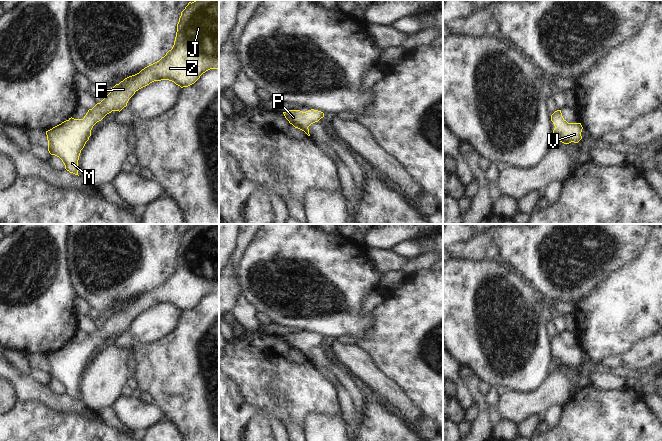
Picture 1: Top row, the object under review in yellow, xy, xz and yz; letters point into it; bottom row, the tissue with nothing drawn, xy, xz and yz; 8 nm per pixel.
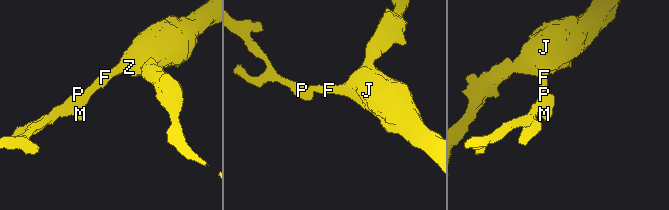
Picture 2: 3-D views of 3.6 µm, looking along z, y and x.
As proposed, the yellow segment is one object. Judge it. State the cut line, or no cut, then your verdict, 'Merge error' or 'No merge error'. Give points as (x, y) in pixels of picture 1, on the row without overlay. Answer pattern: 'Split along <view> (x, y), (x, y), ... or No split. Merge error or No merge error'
No split. No merge error.

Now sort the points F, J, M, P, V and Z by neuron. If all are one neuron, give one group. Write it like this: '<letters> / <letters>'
F J M P V Z

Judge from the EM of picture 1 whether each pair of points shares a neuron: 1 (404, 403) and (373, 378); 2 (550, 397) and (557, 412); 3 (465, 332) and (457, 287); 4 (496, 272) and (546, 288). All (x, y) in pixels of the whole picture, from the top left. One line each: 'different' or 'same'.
1: same
2: different
3: same
4: different

